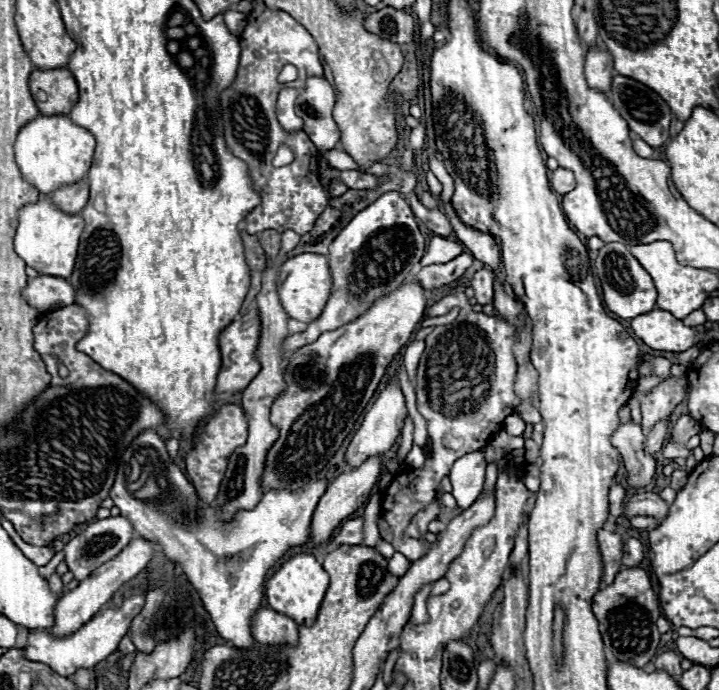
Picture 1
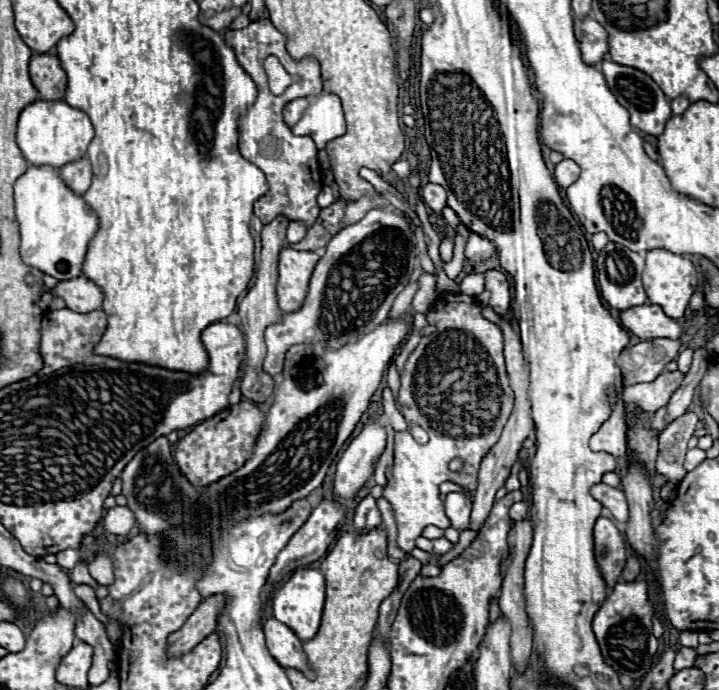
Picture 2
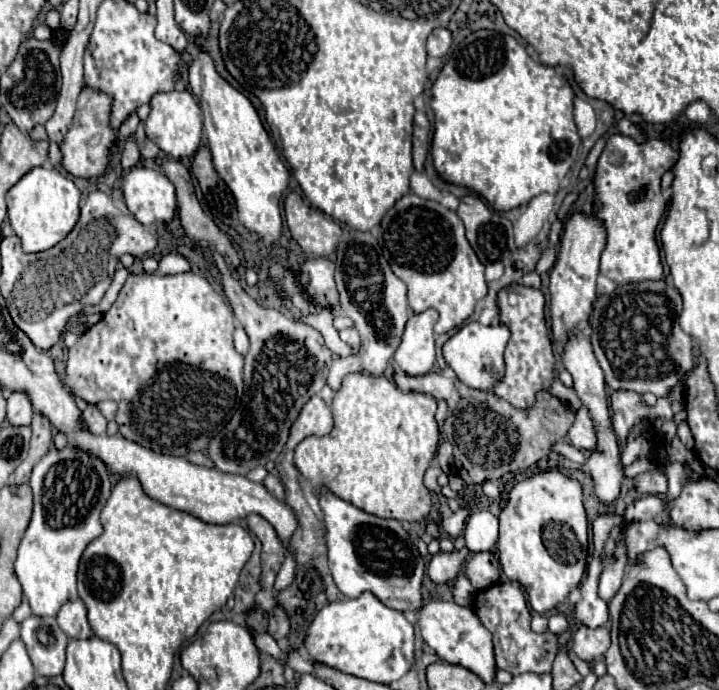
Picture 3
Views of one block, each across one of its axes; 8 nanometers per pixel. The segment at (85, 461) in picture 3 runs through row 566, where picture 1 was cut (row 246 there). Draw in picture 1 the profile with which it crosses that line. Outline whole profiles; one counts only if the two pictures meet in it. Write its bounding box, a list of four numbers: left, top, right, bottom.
[14,196,84,278]

